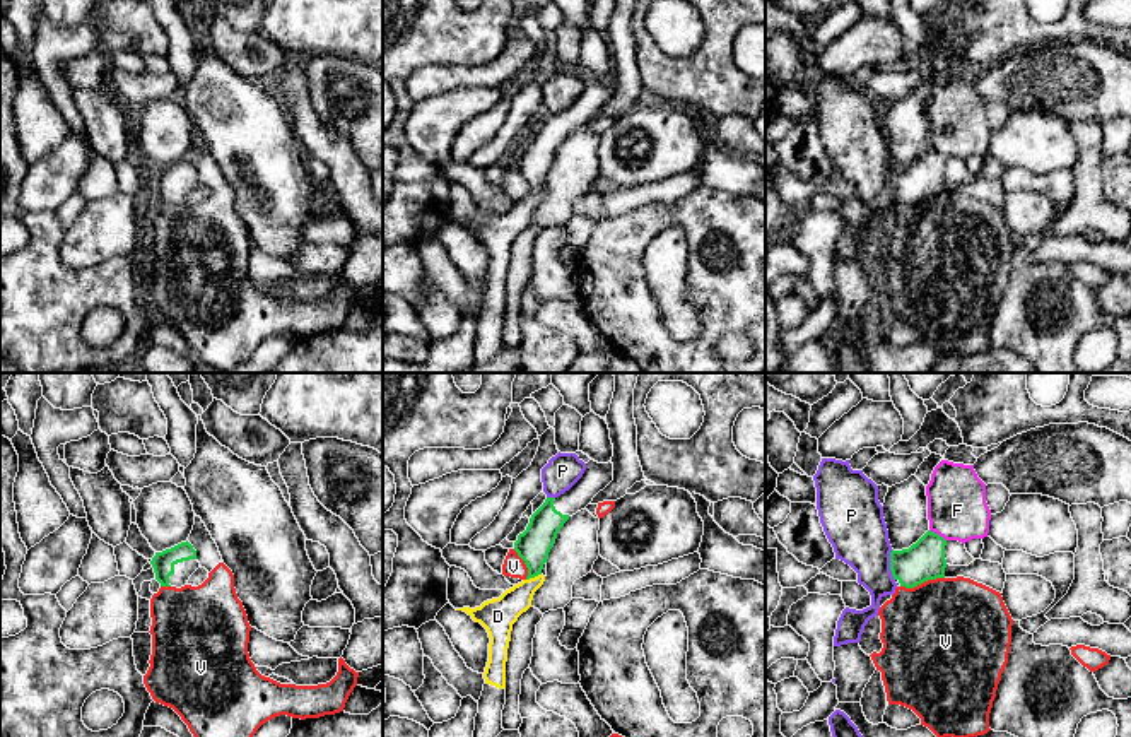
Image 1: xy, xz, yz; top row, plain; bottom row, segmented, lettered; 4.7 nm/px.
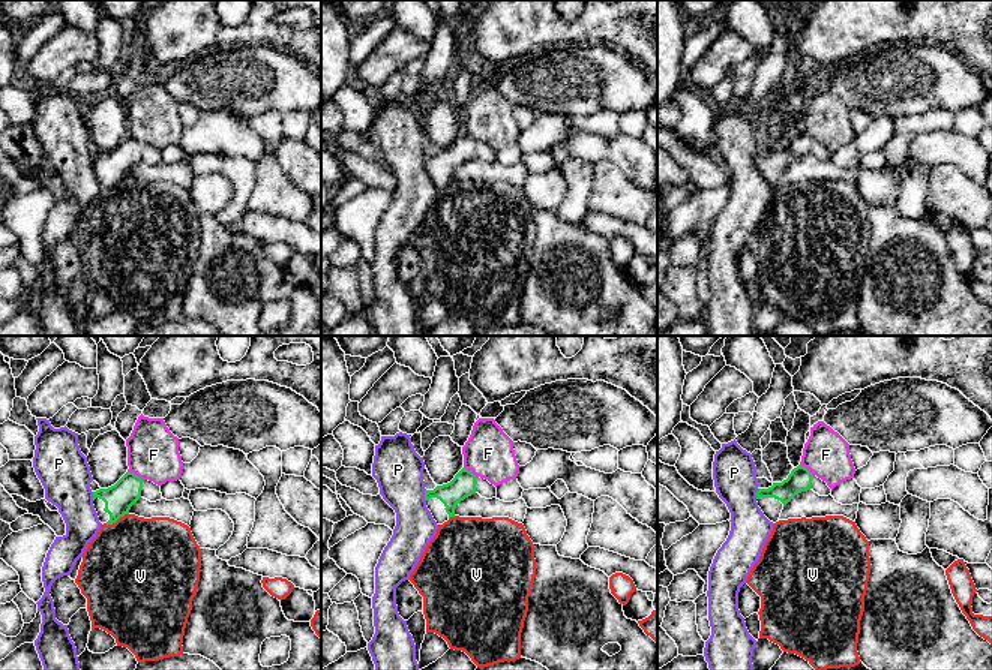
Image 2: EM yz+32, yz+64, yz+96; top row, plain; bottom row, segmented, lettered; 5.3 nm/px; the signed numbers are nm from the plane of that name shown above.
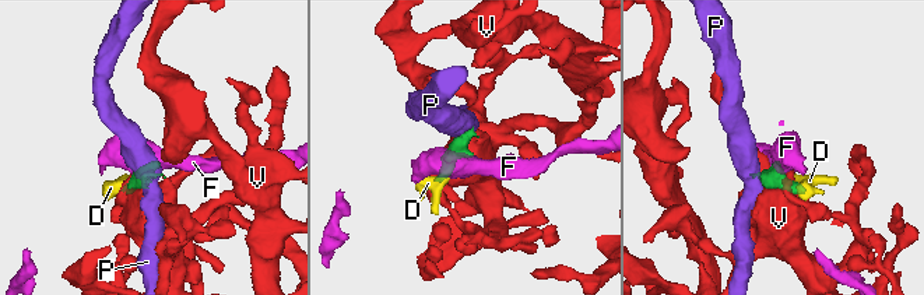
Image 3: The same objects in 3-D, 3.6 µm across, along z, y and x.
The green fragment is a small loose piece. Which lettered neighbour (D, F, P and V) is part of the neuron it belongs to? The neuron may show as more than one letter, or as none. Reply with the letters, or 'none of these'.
none of these

